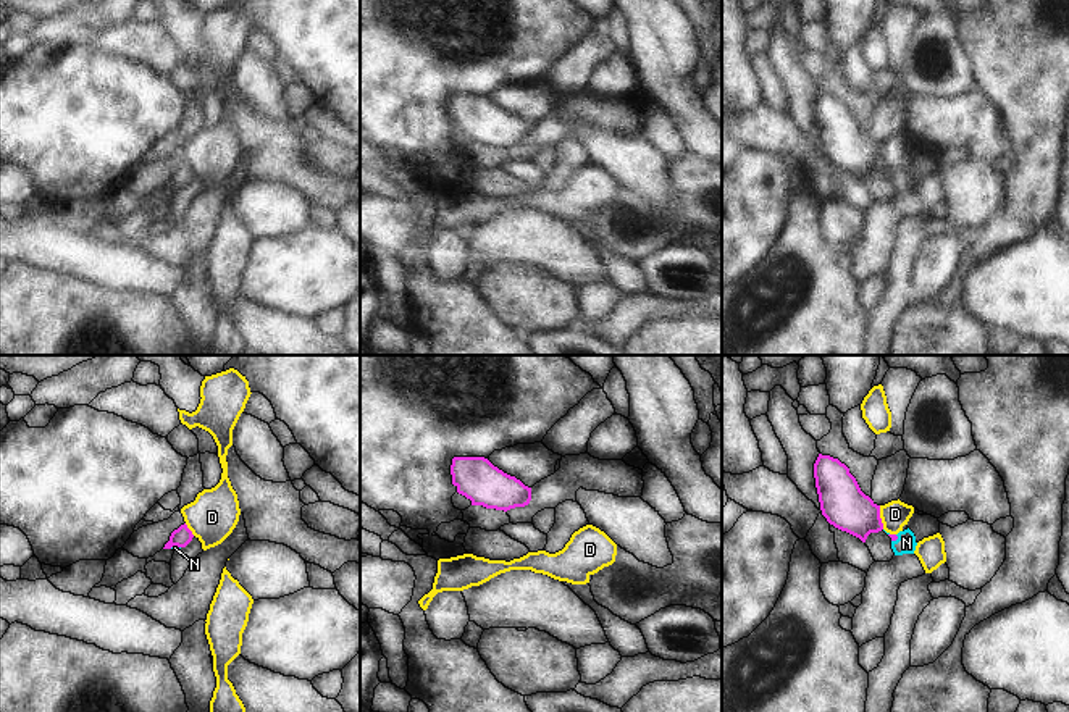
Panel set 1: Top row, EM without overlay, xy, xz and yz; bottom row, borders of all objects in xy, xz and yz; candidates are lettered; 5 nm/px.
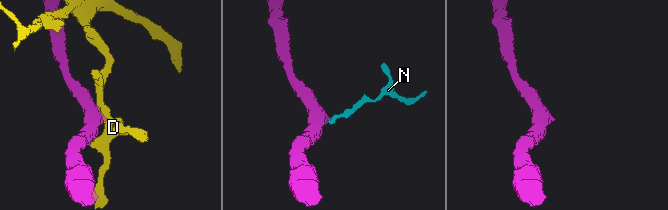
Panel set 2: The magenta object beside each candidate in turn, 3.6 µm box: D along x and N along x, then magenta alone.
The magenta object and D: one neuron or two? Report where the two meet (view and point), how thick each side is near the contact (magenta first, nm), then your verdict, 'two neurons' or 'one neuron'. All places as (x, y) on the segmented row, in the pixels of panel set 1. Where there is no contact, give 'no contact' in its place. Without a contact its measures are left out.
contact yz (879, 517); calibres 220 and 140 nm; two neurons

